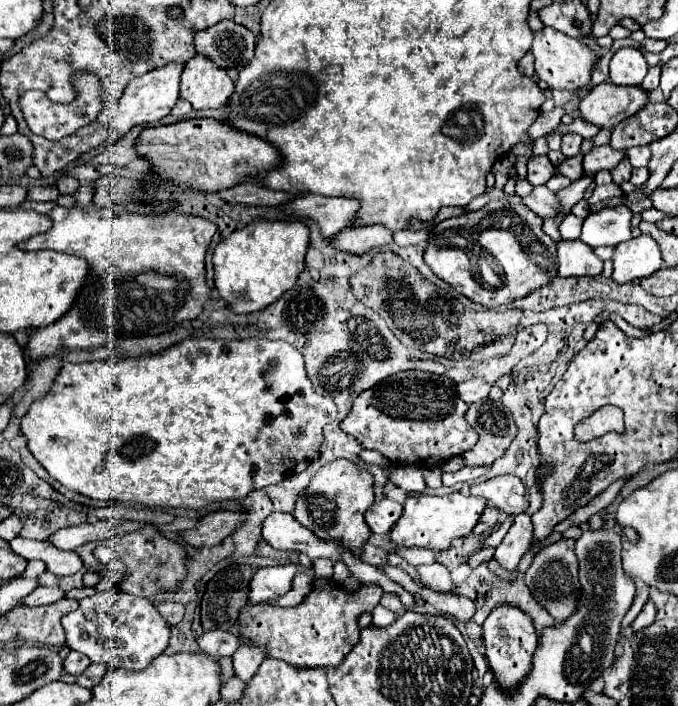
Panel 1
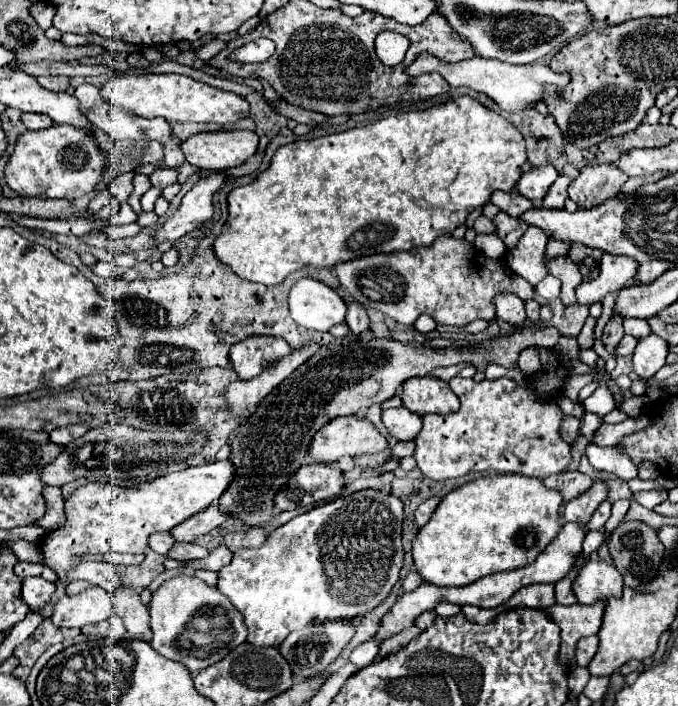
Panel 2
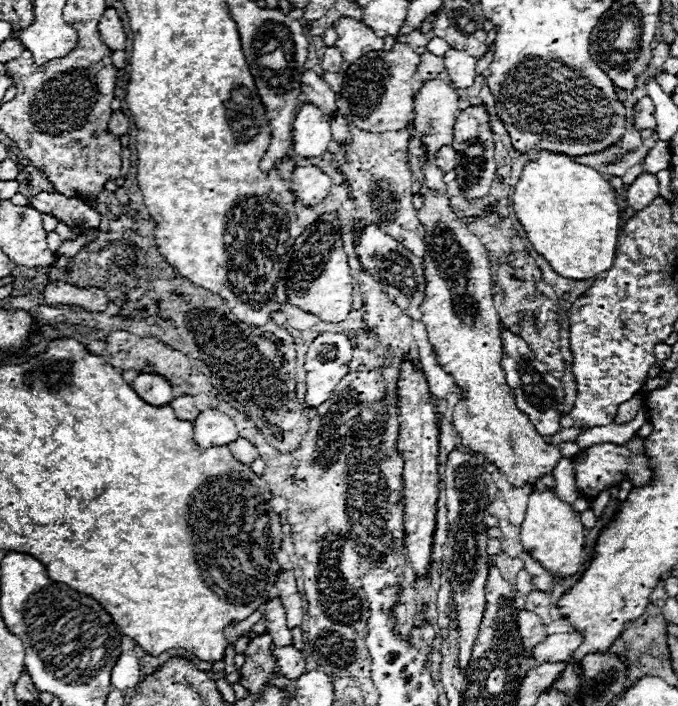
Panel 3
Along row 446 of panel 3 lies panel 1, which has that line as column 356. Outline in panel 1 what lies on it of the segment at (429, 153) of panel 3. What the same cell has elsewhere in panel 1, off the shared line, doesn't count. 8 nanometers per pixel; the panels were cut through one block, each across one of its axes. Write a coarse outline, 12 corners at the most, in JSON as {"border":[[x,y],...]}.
{"border":[[348,460],[318,470],[294,516],[362,554],[372,474]]}

